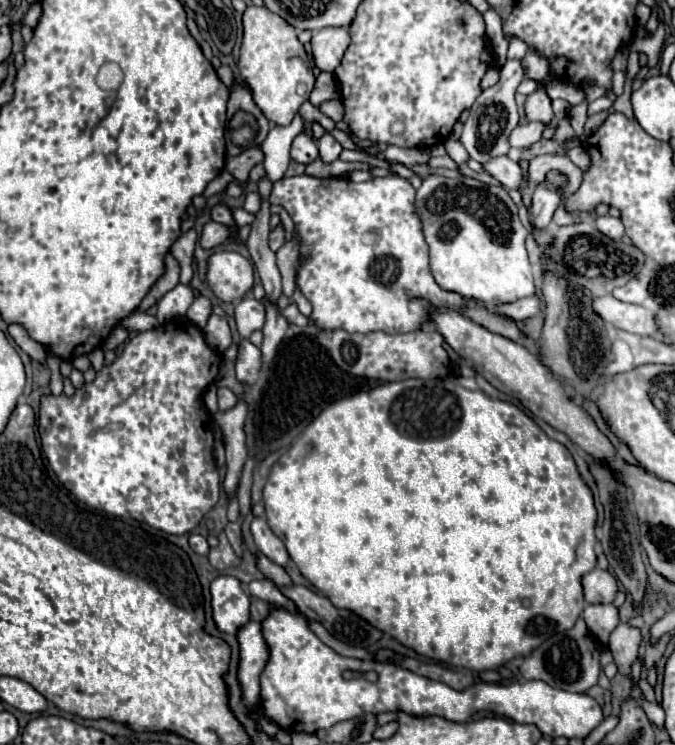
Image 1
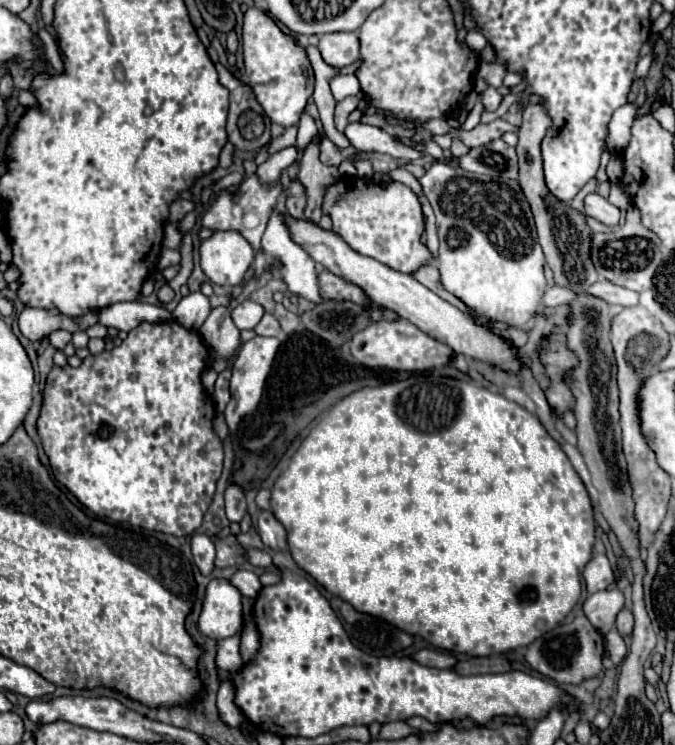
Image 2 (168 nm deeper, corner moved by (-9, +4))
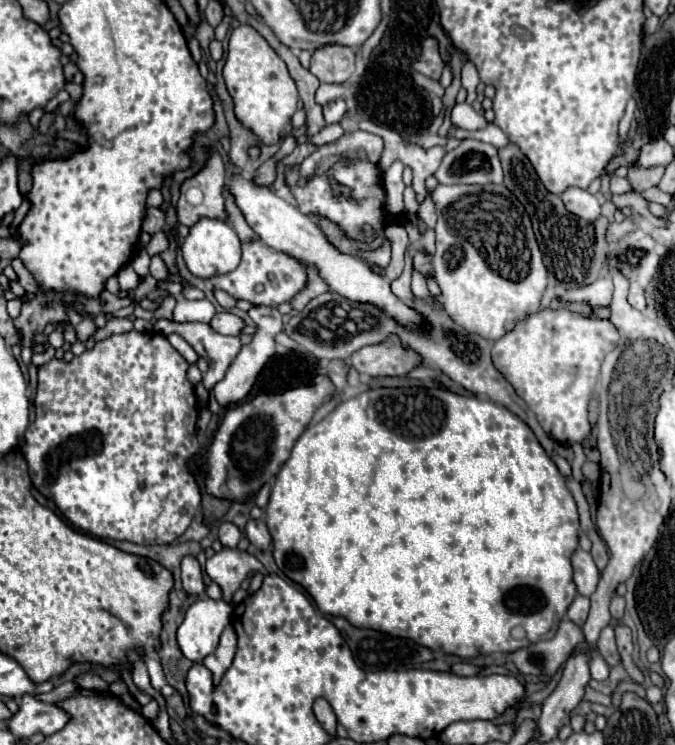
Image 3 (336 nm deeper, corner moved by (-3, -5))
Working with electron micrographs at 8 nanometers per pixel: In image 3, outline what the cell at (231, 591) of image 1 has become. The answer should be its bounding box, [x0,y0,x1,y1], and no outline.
[176,599,232,663]

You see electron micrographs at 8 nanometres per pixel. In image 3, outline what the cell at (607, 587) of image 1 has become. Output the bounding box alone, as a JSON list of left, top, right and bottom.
[572,547,600,597]

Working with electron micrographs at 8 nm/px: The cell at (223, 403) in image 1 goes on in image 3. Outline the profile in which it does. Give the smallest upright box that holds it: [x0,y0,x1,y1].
[154,319,242,389]

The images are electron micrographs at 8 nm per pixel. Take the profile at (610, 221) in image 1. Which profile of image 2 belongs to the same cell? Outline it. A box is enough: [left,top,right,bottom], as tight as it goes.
[584,194,620,226]

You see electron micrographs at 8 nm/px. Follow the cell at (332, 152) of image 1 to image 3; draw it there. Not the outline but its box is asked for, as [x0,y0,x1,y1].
[322,99,348,125]

